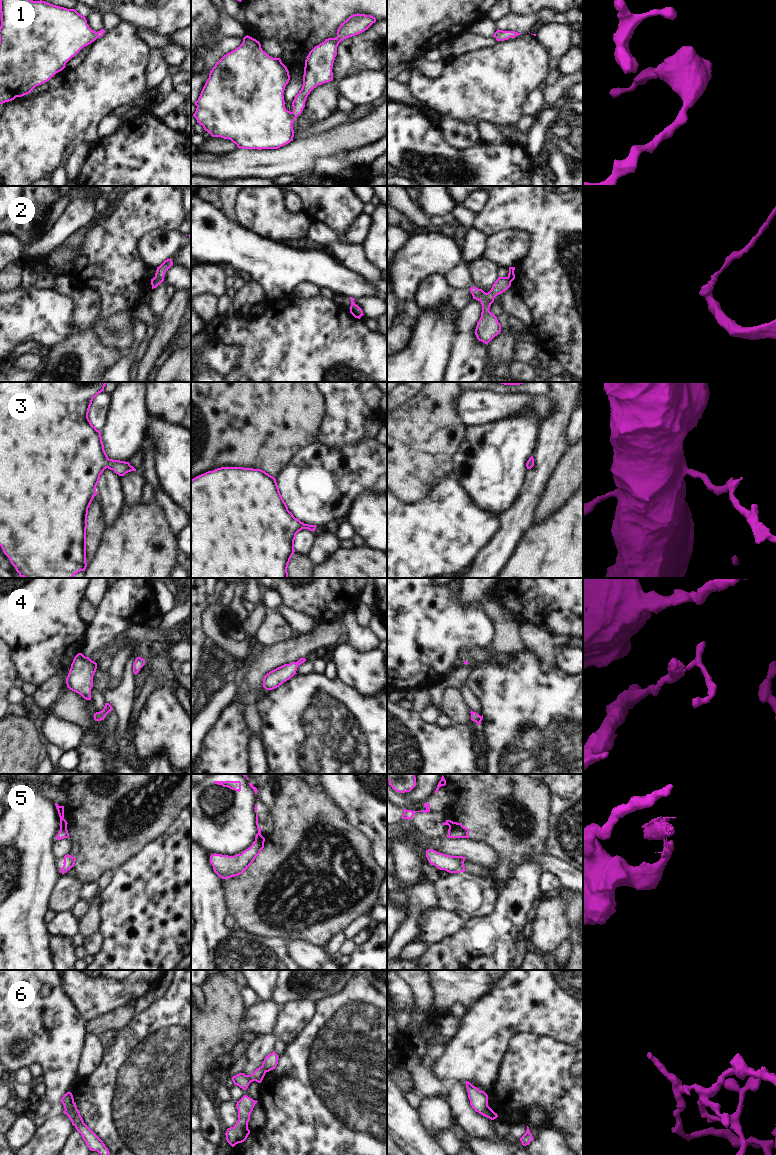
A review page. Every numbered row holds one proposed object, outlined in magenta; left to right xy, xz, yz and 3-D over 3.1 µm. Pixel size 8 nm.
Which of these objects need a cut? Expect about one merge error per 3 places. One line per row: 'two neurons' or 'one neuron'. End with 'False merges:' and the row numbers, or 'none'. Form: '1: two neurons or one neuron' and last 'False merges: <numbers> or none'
1: one neuron
2: one neuron
3: one neuron
4: one neuron
5: two neurons
6: two neurons
False merges: 5, 6

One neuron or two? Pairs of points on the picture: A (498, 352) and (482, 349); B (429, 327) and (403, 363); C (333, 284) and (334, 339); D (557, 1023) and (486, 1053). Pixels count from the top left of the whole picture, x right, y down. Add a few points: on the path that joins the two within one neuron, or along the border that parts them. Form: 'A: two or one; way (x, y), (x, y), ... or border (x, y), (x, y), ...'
A: two; border (486, 345), (488, 350)
B: one; way (429, 336), (412, 354)
C: two; border (325, 292), (329, 295)
D: one; way (536, 1020), (505, 1020), (493, 1032)

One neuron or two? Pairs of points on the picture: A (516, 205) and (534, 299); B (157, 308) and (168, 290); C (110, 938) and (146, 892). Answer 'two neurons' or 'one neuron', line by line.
A: one neuron
B: one neuron
C: one neuron

